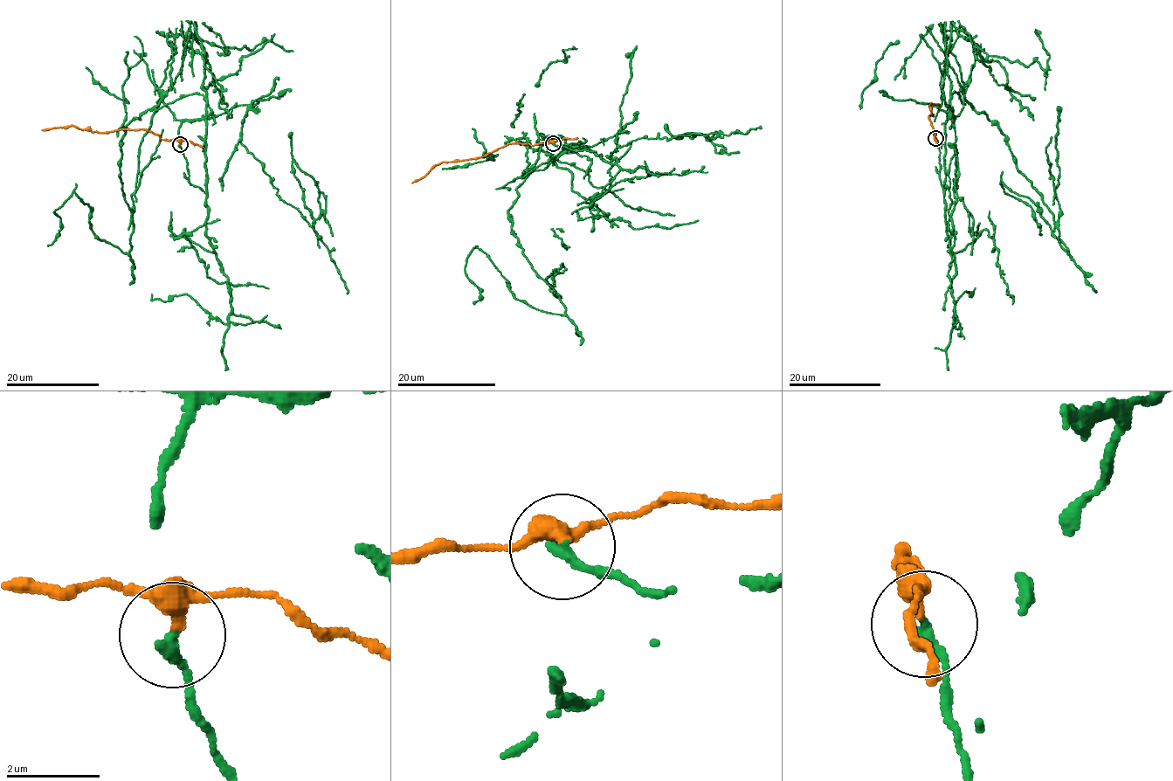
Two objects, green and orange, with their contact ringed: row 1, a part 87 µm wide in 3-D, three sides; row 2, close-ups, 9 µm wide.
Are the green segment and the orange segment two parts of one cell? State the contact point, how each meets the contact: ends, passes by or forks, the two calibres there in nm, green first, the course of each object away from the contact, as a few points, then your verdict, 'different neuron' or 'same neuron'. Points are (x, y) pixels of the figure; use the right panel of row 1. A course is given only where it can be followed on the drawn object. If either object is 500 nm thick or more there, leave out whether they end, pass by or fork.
place (935, 138); green ends; orange passes by; calibres 240 and 280 nm; course green (935, 137), (943, 190), (945, 121), (963, 96), (983, 112), (1071, 256), (1001, 180), (1040, 236); course orange (935, 137), (928, 116), (933, 115), (929, 103), (939, 105); different neuron

